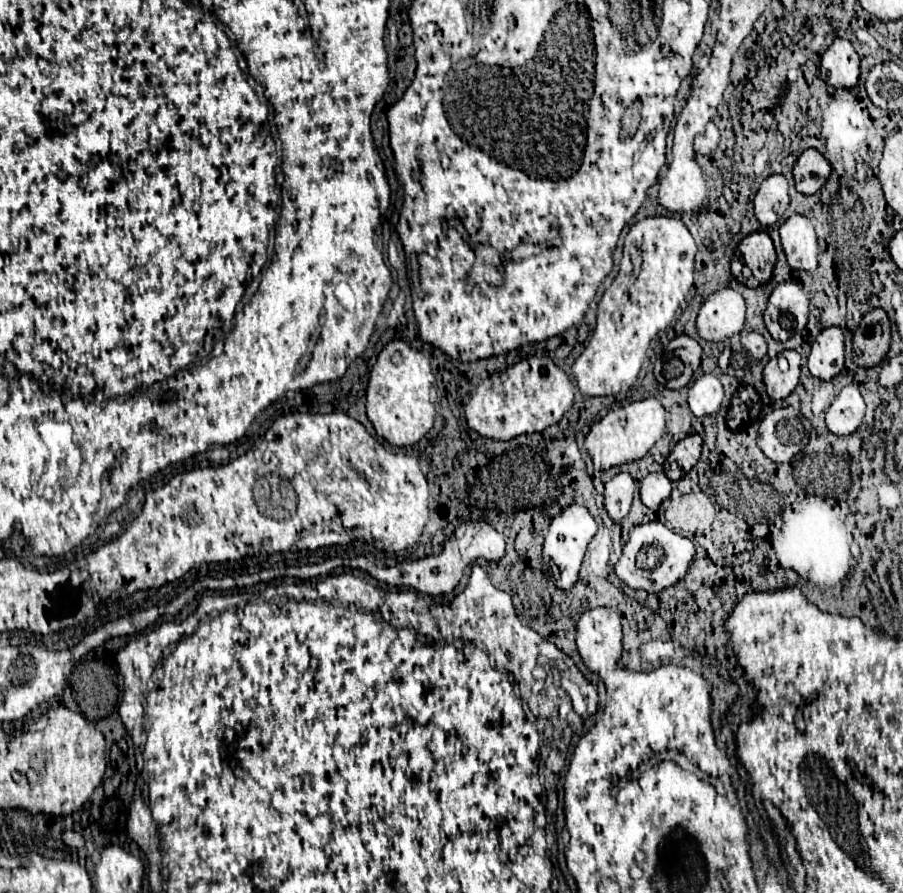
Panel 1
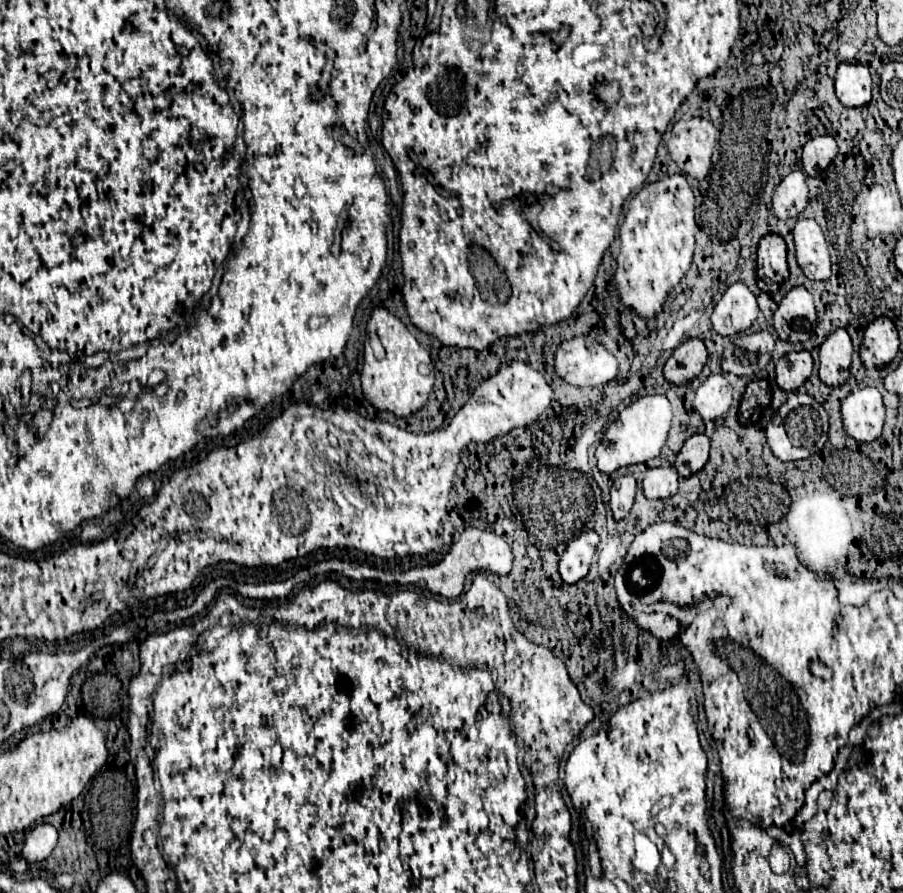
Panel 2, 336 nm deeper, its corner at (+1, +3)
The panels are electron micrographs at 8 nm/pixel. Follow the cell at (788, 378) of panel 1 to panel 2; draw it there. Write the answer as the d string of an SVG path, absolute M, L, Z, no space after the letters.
M807 350L789 352L777 362L777 384L779 388L793 392L801 388L813 372L813 358Z

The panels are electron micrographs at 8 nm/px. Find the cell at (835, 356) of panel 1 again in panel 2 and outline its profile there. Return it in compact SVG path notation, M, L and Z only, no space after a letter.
M839 328L833 334L829 334L819 348L819 356L821 356L819 366L821 382L825 382L827 386L841 386L849 380L853 346L847 330Z

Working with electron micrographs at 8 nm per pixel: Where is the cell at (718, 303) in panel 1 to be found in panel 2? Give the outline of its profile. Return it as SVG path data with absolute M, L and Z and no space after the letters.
M735 282L717 302L711 314L711 324L721 336L733 336L751 328L757 314L759 306L755 294L743 282Z

